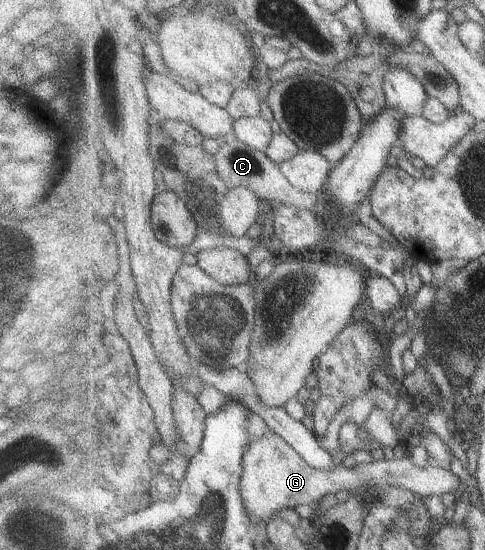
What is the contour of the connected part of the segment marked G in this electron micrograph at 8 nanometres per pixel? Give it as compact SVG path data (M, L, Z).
M271 432L260 438L252 438L245 452L244 474L241 487L243 499L247 505L248 514L253 524L265 521L267 524L276 519L276 514L284 508L298 508L300 504L314 507L325 496L335 495L340 490L367 489L376 485L392 485L413 490L415 493L429 497L430 495L445 495L460 490L460 477L451 469L435 467L431 464L425 467L414 465L409 456L398 454L392 460L372 461L362 463L354 468L340 465L333 471L314 468L282 435Z

